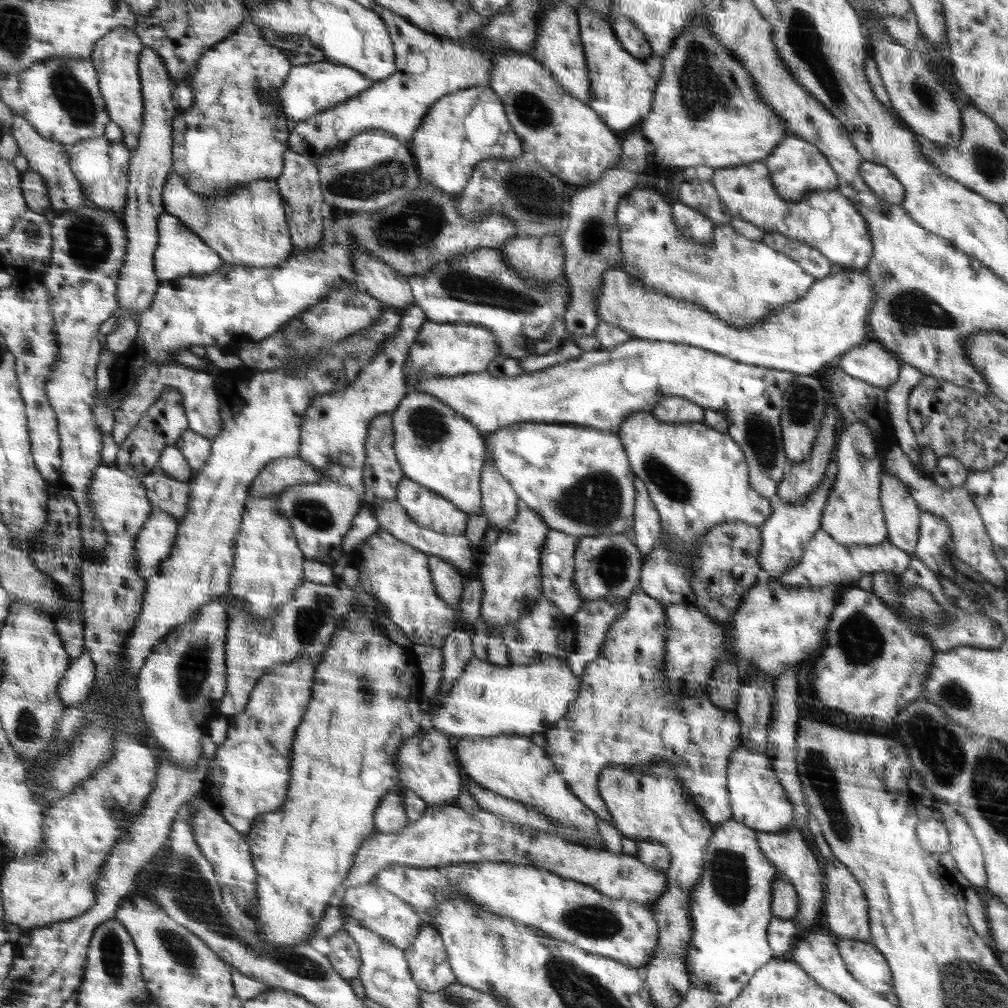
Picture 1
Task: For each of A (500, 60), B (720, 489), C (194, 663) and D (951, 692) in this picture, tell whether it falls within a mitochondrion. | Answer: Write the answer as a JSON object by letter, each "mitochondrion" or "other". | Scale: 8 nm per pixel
{"A":"other","B":"other","C":"mitochondrion","D":"mitochondrion"}

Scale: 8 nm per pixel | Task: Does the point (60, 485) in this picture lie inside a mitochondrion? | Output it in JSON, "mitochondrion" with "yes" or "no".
{"mitochondrion":"no"}

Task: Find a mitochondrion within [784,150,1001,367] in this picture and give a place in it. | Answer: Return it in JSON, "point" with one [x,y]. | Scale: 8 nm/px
{"point":[914,309]}

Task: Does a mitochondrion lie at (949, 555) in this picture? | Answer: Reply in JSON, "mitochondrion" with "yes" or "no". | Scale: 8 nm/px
{"mitochondrion":"no"}

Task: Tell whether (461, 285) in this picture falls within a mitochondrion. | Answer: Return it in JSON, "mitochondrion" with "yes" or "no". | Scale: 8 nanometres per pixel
{"mitochondrion":"yes"}

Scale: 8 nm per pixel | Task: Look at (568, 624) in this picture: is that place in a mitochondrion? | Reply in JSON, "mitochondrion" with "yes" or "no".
{"mitochondrion":"no"}

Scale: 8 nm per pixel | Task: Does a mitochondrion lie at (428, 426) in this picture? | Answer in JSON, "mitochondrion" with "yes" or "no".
{"mitochondrion":"yes"}

